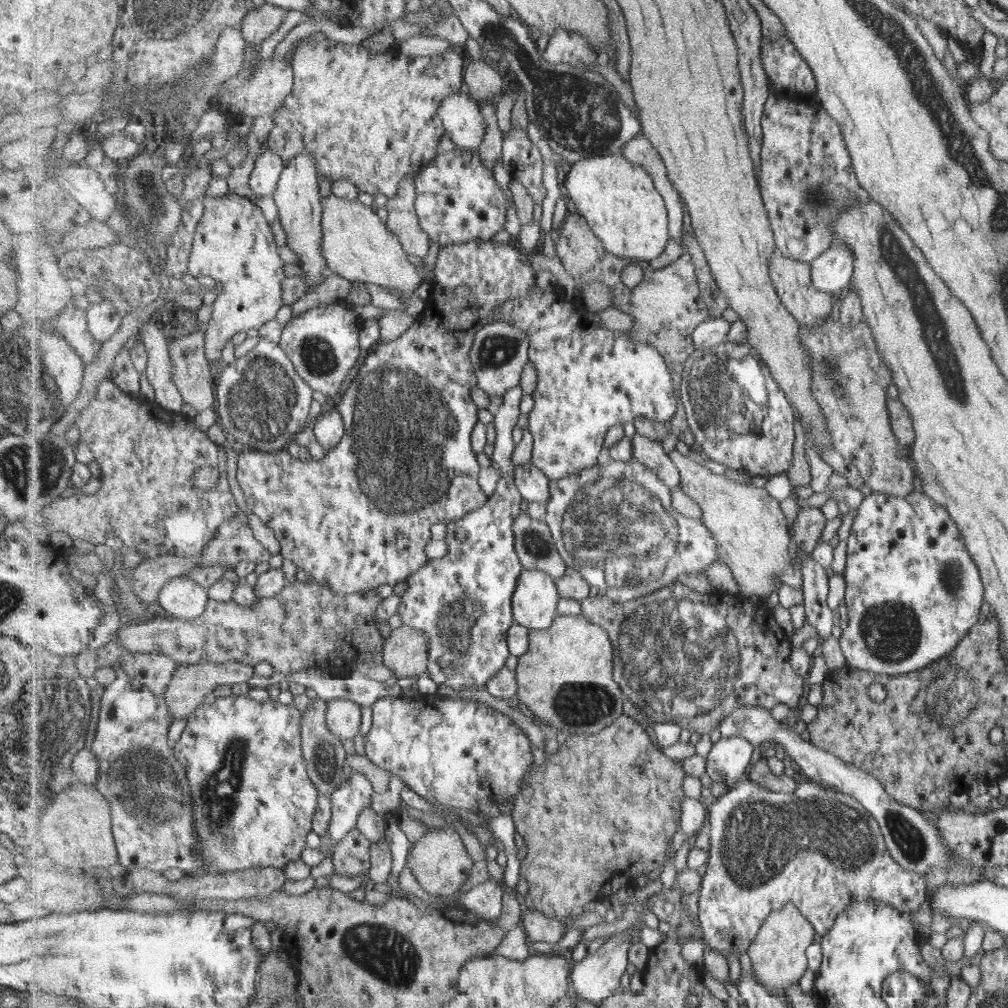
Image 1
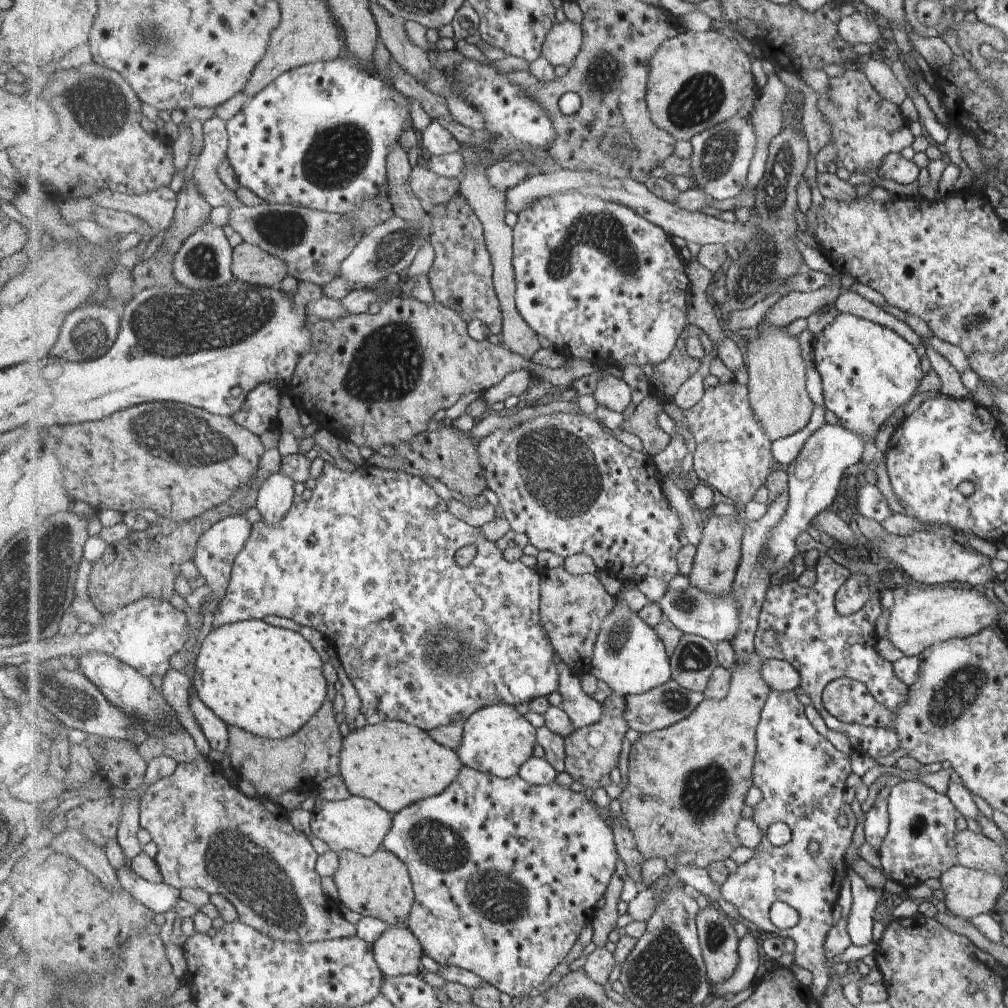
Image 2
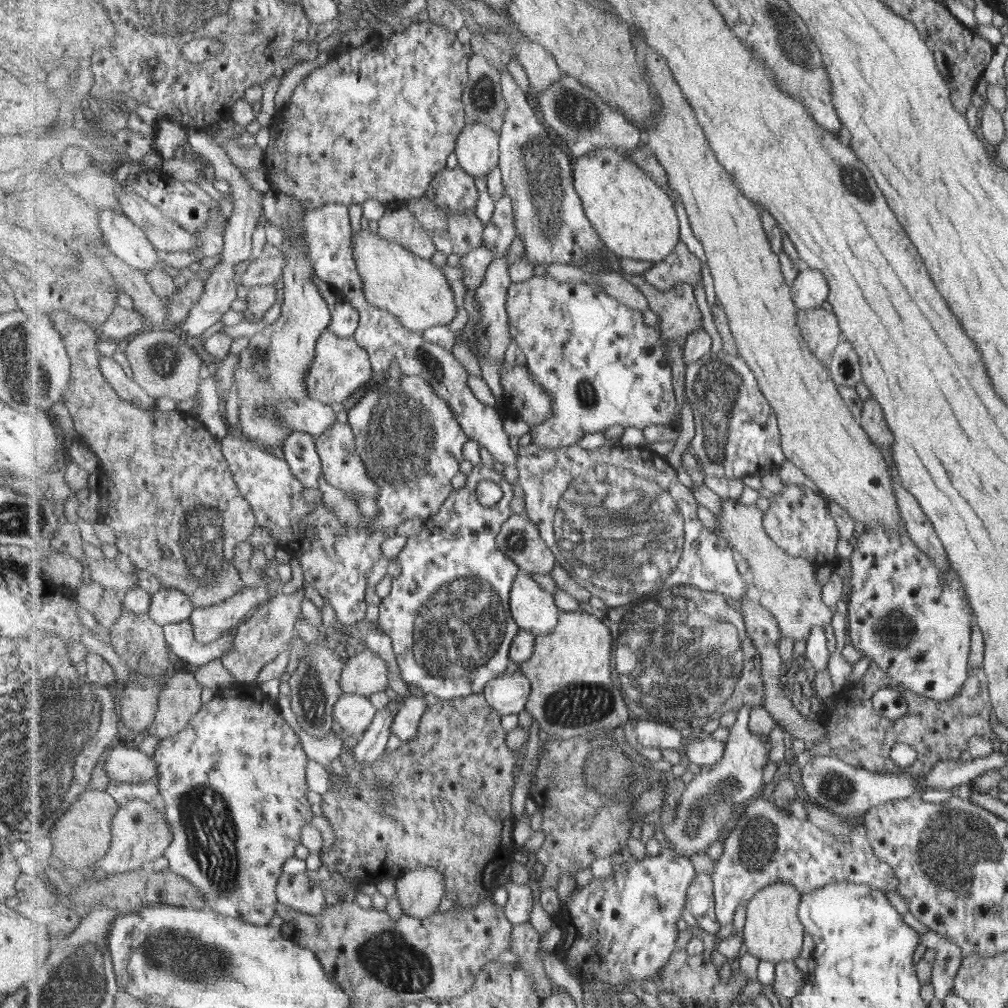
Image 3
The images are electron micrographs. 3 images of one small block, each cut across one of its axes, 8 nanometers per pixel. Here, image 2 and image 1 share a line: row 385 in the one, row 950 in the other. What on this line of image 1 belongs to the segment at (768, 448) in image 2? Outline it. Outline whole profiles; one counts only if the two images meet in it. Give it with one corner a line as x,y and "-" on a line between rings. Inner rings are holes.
743,779
733,788
718,797
716,800
711,800
708,804
708,824
710,825
710,859
708,869
702,880
702,888
699,890
698,898
698,918
702,929
703,937
707,941
710,948
720,951
723,956
733,954
739,958
743,951
748,951
752,943
756,941
757,934
765,924
766,919
777,910
783,910
785,906
794,904
798,910
813,923
816,932
822,936
827,935
832,926
836,924
836,919
840,914
849,907
855,906
857,902
875,901
881,902
886,906
891,906
901,914
907,915
910,912
915,912
917,907
925,900
925,880
924,876
917,874
915,871
904,870
899,867
896,861
891,857
891,852
884,842
884,836
880,832
880,826
873,818
873,815
852,795
847,795
837,789
821,786
821,784
812,781
805,781
797,786
797,790
791,793
778,793
765,789
759,783

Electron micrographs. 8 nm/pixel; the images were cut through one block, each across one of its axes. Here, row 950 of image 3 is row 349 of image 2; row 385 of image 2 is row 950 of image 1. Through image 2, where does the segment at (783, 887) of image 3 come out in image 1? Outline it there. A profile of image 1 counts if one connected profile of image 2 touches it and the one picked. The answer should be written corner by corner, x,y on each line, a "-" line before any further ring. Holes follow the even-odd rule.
794,904
785,906
769,916
757,934
756,941
748,949
751,970
761,984
769,986
773,993
783,993
787,987
799,985
807,968
807,948
815,940
815,928
812,922
798,910

